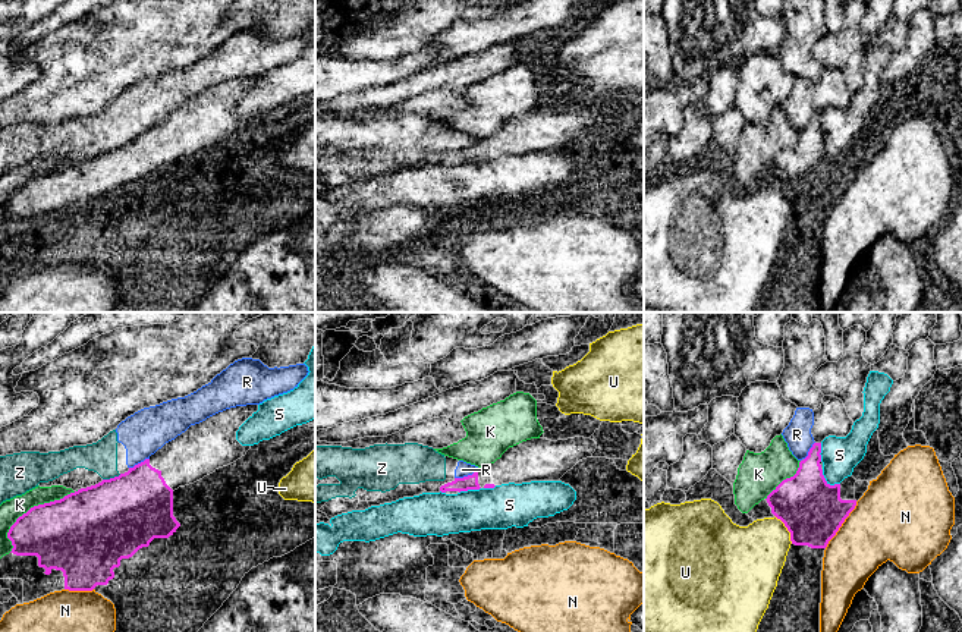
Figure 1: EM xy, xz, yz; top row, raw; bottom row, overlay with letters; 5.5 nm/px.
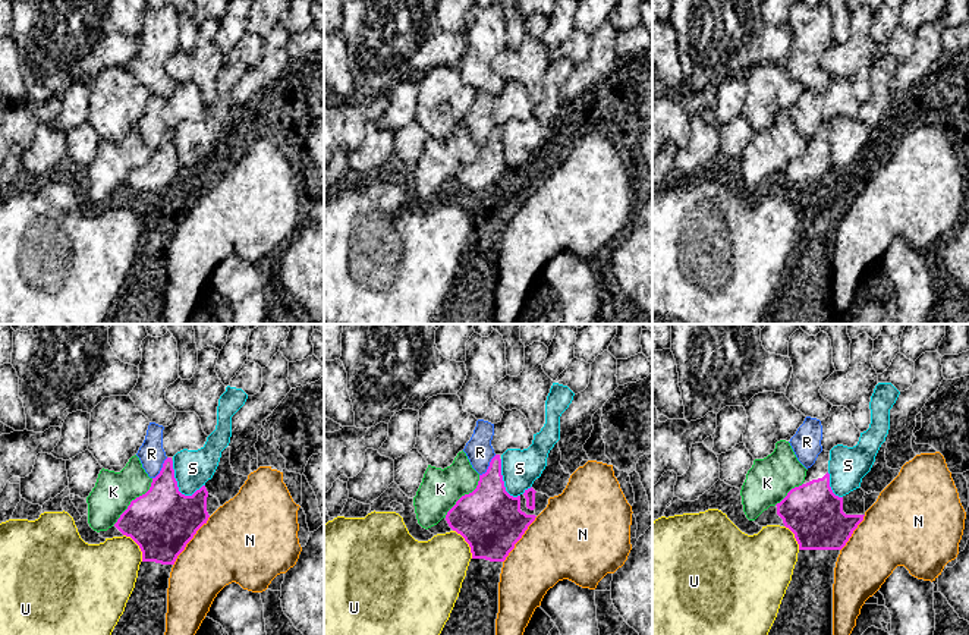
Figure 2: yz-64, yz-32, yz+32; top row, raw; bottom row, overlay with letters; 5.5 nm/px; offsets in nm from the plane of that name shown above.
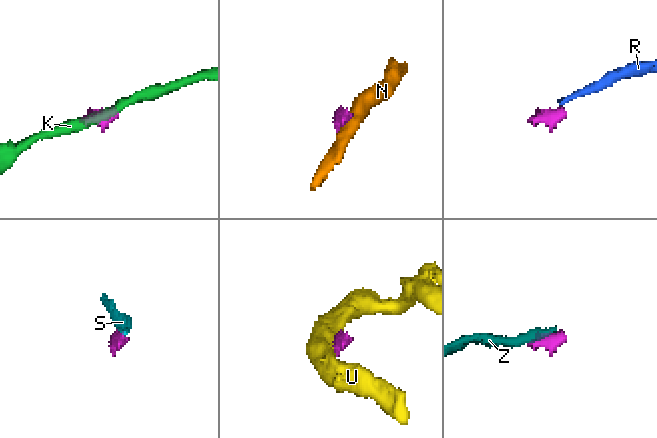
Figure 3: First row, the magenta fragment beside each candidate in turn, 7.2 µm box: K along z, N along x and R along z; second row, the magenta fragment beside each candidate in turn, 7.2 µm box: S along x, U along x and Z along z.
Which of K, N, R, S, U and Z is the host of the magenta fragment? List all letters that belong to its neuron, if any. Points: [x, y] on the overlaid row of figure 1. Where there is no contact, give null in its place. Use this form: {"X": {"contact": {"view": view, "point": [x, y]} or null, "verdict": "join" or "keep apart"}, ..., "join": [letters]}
{"K": {"contact": {"view": "xy", "point": [31, 508]}, "verdict": "keep apart"}, "N": {"contact": {"view": "yz", "point": [841, 525]}, "verdict": "keep apart"}, "R": {"contact": {"view": "xz", "point": [465, 477]}, "verdict": "keep apart"}, "S": {"contact": {"view": "yz", "point": [826, 481]}, "verdict": "keep apart"}, "U": {"contact": {"view": "yz", "point": [788, 530]}, "verdict": "keep apart"}, "Z": {"contact": {"view": "xy", "point": [112, 478]}, "verdict": "keep apart"}, "join": []}

